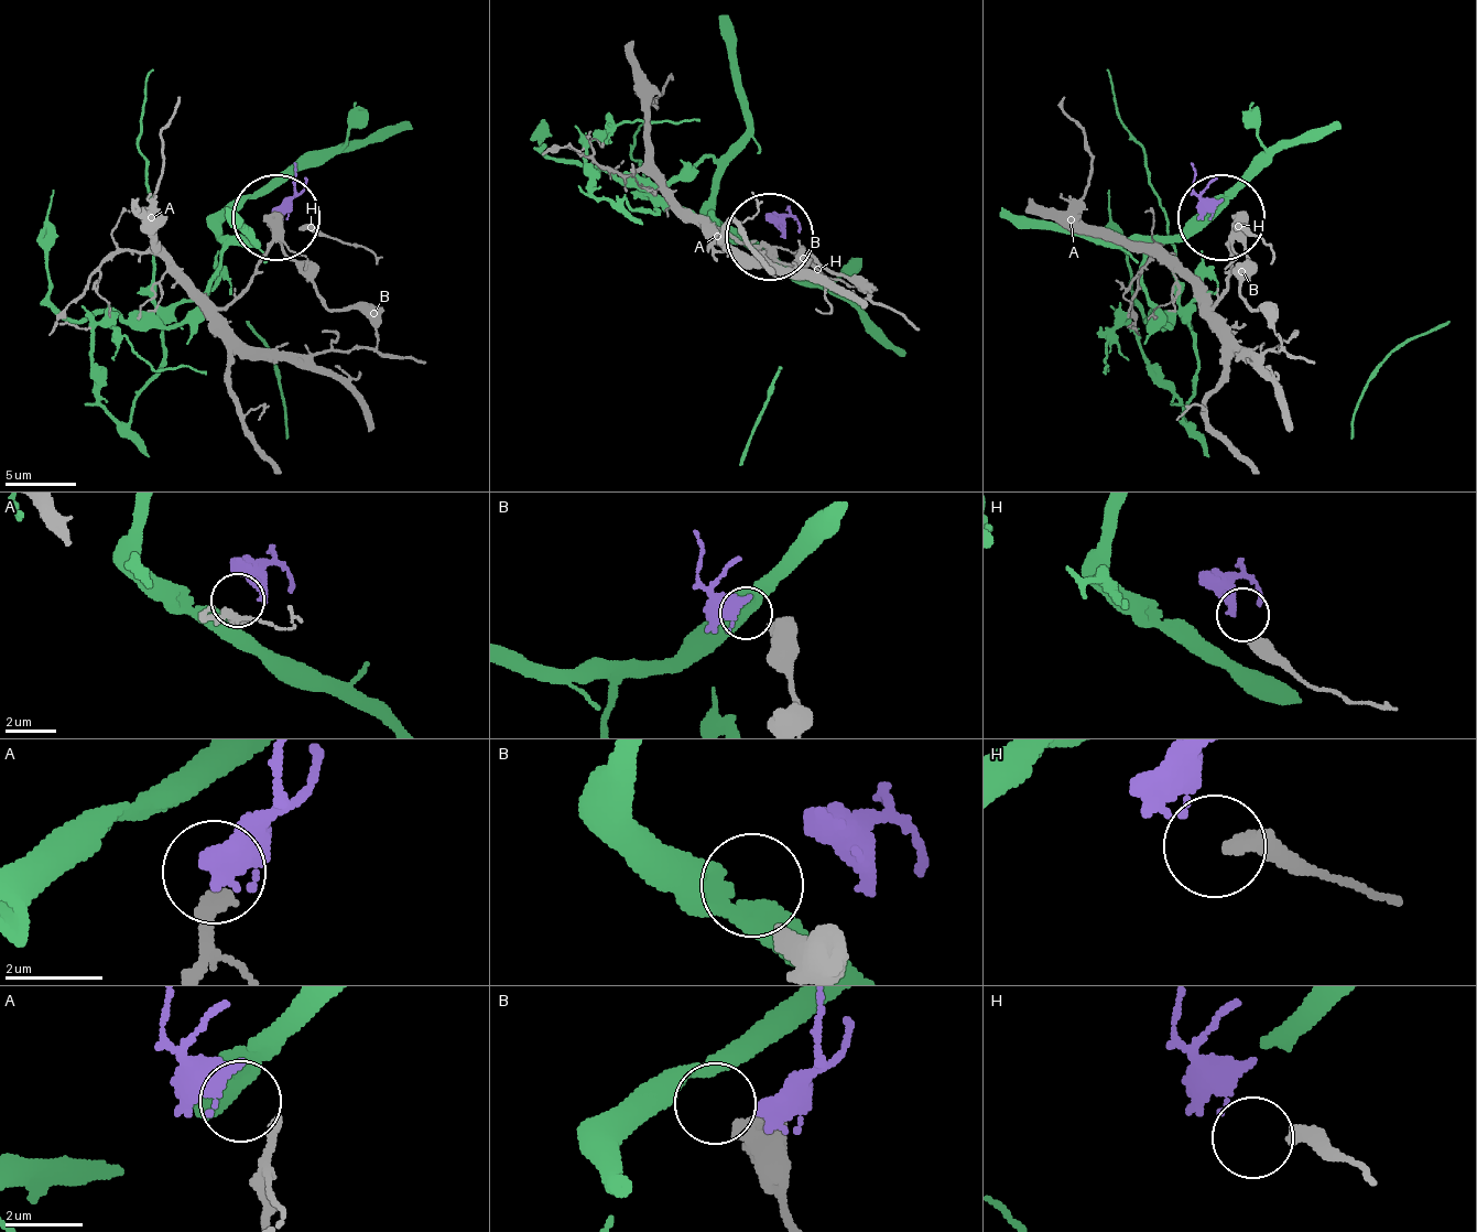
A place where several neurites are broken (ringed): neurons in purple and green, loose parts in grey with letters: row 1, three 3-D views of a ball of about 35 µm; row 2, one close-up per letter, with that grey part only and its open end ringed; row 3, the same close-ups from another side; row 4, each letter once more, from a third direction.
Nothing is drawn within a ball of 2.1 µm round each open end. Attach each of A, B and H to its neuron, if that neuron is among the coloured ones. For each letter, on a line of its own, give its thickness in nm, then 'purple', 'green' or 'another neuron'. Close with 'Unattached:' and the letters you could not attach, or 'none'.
A: calibre 280 nm; purple
B: calibre 440 nm; green
H: calibre 440 nm; another neuron
Unattached: H

